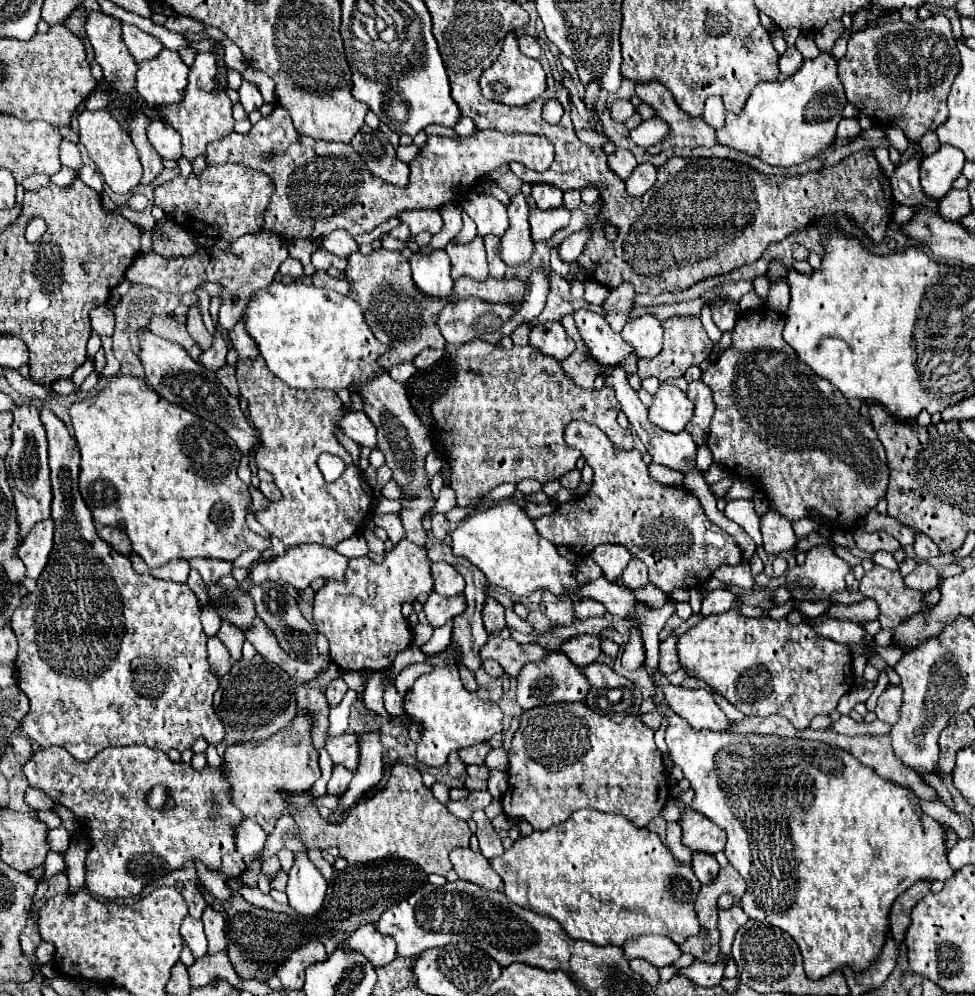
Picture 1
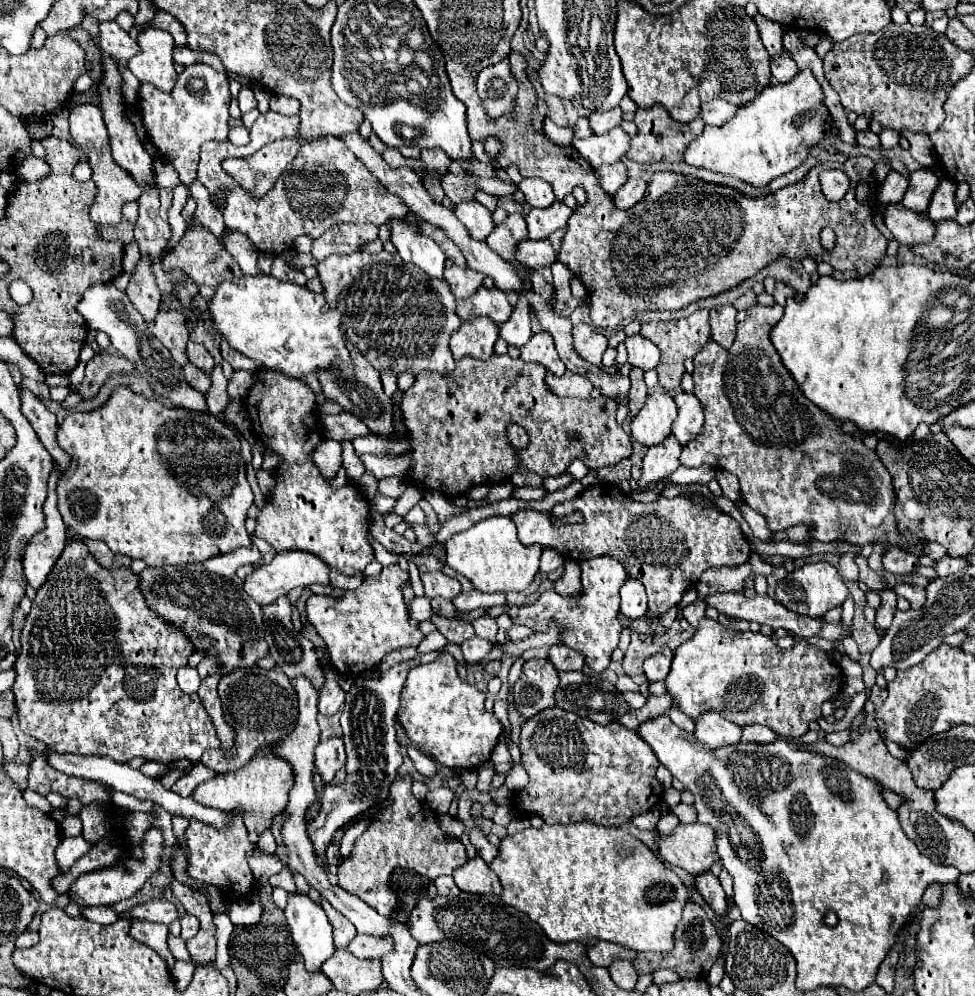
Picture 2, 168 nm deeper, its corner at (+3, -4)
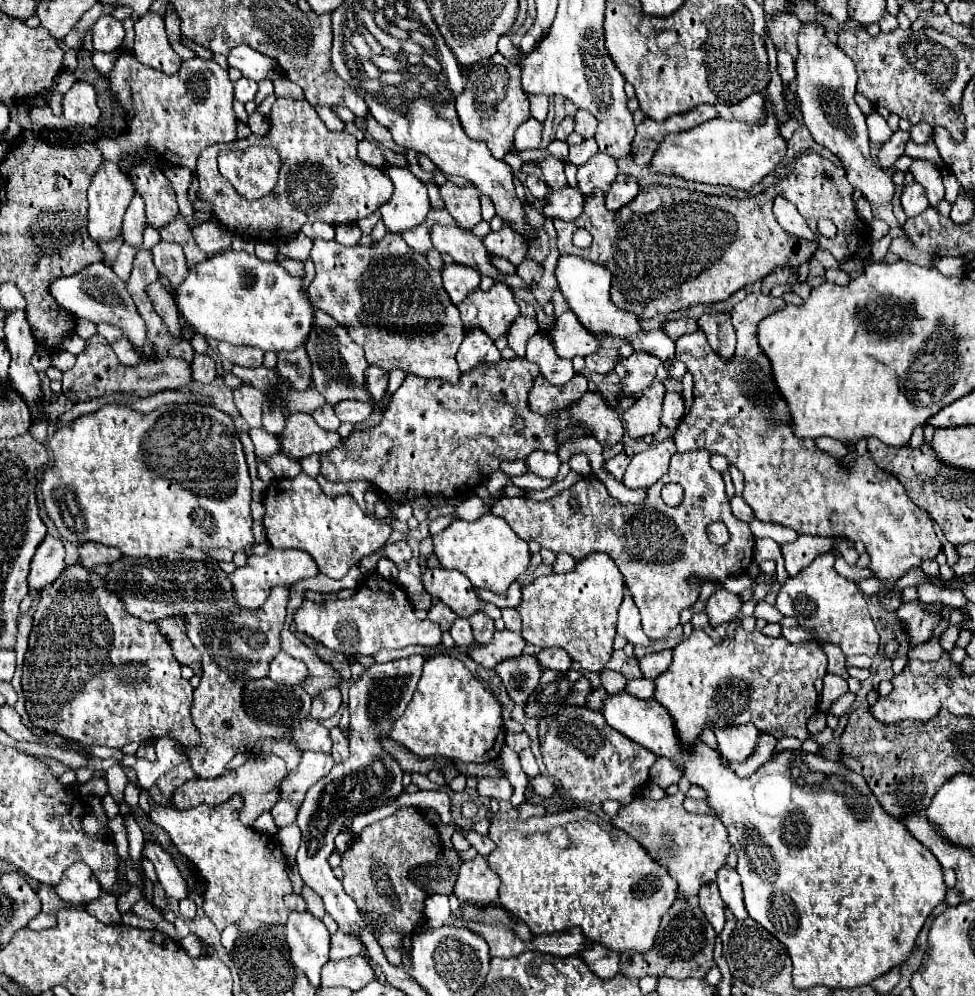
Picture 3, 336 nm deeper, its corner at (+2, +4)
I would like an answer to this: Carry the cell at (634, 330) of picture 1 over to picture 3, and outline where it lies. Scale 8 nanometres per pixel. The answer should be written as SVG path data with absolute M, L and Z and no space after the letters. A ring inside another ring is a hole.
M637 351L629 357L621 357L619 363L627 369L627 377L621 381L623 391L625 391L625 395L635 395L653 383L655 371L661 365L661 359L645 353L645 351Z

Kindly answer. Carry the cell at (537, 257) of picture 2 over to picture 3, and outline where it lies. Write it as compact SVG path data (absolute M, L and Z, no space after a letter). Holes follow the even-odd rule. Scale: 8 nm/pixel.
M503 225L501 231L491 231L485 239L483 239L485 247L489 253L493 255L505 255L505 259L509 259L513 265L519 265L527 251L529 251L529 243L525 241L525 235L515 231L511 225Z

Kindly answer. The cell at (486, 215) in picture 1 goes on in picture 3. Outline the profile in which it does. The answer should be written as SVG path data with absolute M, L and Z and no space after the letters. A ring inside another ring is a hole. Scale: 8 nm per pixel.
M447 181L441 187L441 199L449 215L459 223L461 229L471 229L483 221L479 207L479 191L473 187L461 187Z

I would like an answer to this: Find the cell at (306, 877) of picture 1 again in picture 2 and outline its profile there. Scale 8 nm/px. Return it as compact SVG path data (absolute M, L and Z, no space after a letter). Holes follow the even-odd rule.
M290 895L284 915L294 945L306 963L306 969L310 973L316 973L322 963L336 951L332 943L332 925L324 909L310 897Z

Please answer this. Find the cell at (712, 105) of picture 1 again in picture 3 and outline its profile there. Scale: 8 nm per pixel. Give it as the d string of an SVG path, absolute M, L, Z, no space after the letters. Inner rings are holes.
M753 93L747 95L743 101L735 103L735 105L725 105L725 103L717 103L717 115L725 121L749 121L749 123L757 123L757 119L761 119L761 111L763 111L763 103L765 97L761 93Z

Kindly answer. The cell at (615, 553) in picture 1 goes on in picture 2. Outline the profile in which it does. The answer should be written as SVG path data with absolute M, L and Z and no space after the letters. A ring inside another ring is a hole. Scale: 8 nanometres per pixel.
M594 557L580 563L582 569L582 589L578 597L560 597L554 589L544 591L536 603L532 605L512 605L508 609L510 619L516 625L526 625L532 631L546 631L550 623L556 623L562 629L562 641L566 647L576 649L584 655L586 665L594 673L602 673L608 663L612 651L618 647L618 639L622 633L622 623L618 621L618 605L620 605L620 587L628 579L626 569L612 557Z

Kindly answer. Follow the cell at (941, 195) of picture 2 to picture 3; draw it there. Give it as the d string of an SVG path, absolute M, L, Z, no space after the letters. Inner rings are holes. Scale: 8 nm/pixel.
M925 159L913 161L909 171L923 185L923 189L925 189L925 193L929 197L931 207L935 207L945 197L945 187L943 187L943 181L941 181L941 171L935 167L933 161L925 161Z

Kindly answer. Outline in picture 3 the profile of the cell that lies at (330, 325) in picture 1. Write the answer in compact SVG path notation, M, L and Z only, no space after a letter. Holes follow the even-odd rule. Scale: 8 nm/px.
M235 251L217 253L207 261L191 267L189 277L175 289L175 303L187 325L193 331L199 331L203 337L213 337L231 345L257 347L261 351L273 353L295 351L305 345L315 323L315 309L309 299L309 293L301 285L301 279L289 275L279 263L267 263L255 255Z

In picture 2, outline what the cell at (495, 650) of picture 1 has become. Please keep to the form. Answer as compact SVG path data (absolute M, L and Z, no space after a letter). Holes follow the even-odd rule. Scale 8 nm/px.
M472 637L472 639L464 641L460 647L470 665L474 665L476 661L480 661L482 657L486 657L492 651L492 643L486 639L480 639L480 637Z

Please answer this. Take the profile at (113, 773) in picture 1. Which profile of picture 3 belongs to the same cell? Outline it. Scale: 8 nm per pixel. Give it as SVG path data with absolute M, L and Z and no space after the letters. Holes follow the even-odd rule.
M73 863L73 867L69 867L69 871L65 871L61 877L61 883L55 887L55 891L65 903L71 905L85 905L103 893L99 879L85 863Z

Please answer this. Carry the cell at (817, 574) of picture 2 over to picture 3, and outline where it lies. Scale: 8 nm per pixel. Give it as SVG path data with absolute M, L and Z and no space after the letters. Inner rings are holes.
M823 553L811 565L807 565L799 575L789 577L777 595L775 607L785 617L795 617L801 623L801 627L815 629L817 641L837 643L847 657L851 655L873 657L879 649L879 635L867 611L867 603L859 587L851 579L839 575L833 563L835 557L831 553Z

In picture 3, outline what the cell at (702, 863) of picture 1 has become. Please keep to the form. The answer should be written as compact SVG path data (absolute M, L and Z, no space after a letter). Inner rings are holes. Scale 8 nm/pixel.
M709 883L709 885L701 887L699 905L705 911L709 923L713 925L713 929L719 933L723 929L723 925L725 925L725 903L723 903L723 899L719 895L717 883Z

